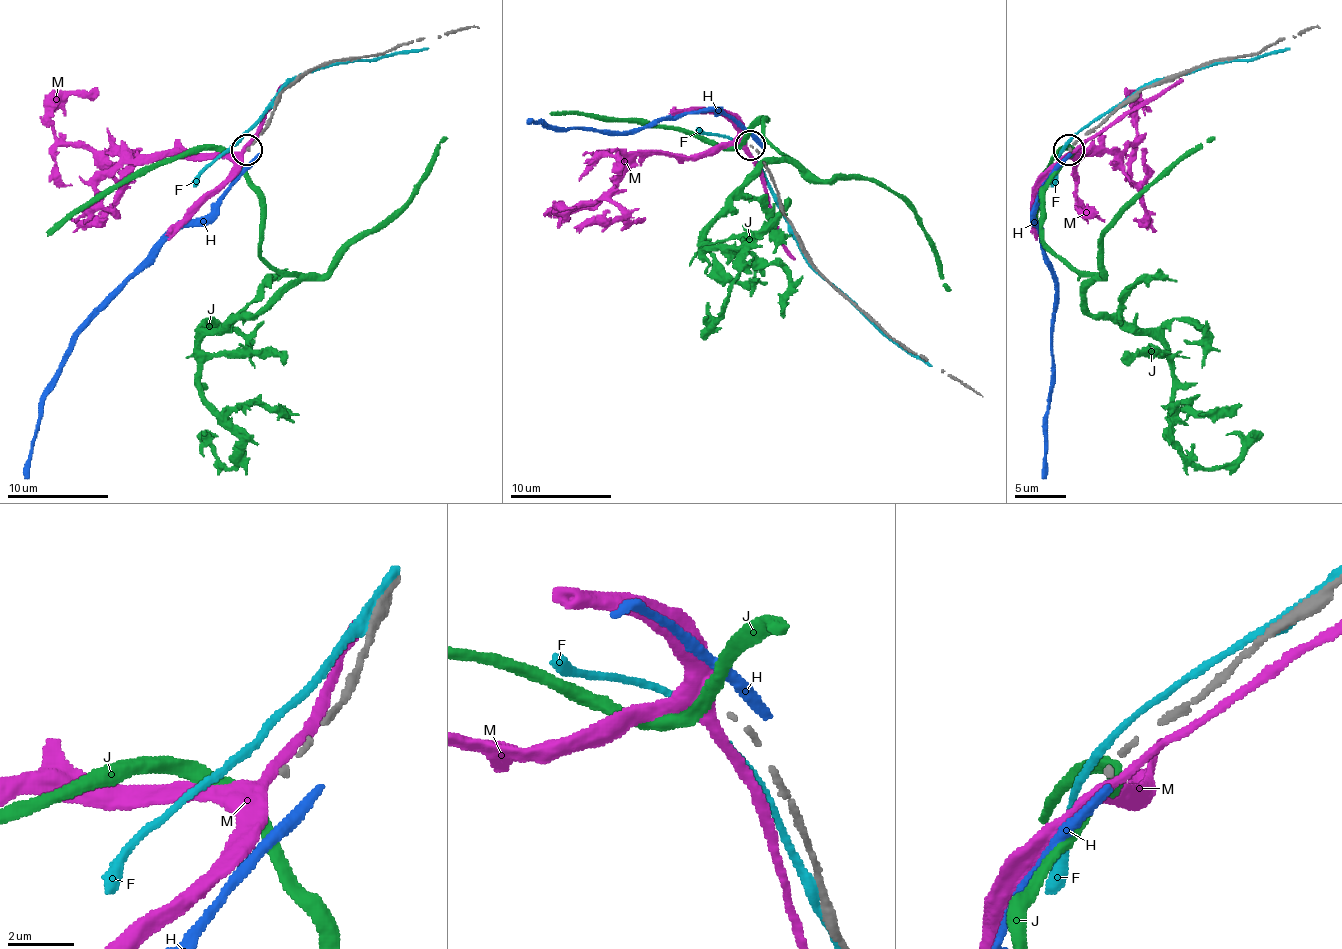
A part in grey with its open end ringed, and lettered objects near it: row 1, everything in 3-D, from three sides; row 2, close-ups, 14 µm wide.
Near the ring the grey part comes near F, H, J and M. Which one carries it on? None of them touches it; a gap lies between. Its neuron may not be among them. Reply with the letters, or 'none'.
none

